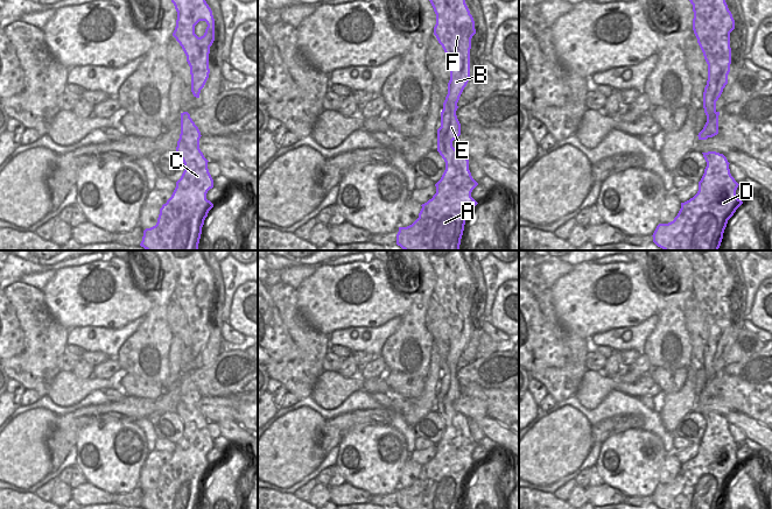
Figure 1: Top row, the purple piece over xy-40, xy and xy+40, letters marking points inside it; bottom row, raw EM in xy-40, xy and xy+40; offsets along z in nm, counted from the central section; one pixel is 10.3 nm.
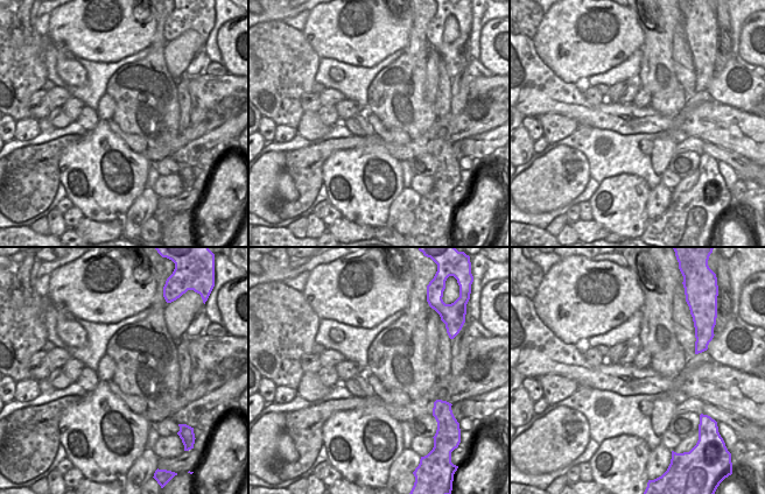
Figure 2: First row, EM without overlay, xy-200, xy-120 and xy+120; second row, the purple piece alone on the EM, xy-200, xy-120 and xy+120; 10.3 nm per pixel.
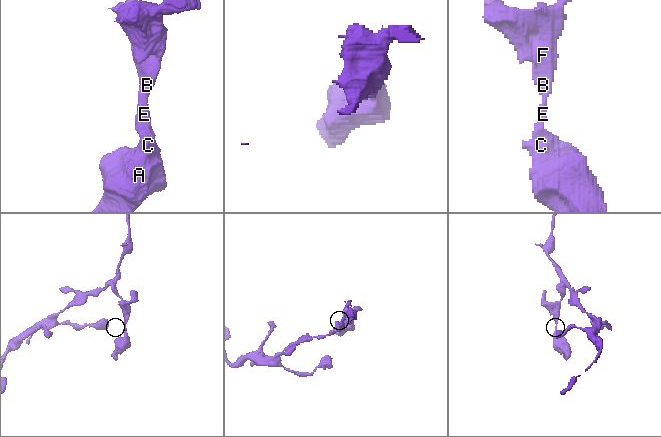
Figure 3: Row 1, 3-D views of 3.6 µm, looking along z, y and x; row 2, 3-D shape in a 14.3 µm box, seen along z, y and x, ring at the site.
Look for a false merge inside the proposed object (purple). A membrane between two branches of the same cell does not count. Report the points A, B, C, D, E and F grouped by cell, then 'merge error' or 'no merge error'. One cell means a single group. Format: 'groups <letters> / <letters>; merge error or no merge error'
groups A B C D E F; no merge error

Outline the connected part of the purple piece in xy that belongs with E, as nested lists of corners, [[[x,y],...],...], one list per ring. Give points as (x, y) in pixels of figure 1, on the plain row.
[[[424,250],[424,253],[436,275],[434,296],[442,306],[450,327],[448,355],[441,373],[441,388],[437,390],[437,412],[445,423],[445,431],[435,445],[436,454],[421,466],[419,479],[407,488],[399,488],[396,506],[401,509],[459,509],[465,481],[478,465],[471,458],[478,444],[471,437],[469,420],[452,408],[452,402],[461,396],[456,372],[459,358],[470,339],[471,299],[476,290],[461,250]]]

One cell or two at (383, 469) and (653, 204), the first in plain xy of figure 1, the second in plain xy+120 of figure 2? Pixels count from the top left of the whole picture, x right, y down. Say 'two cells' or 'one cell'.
two cells

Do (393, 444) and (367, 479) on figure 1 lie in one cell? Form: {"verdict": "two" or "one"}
{"verdict": "one"}

